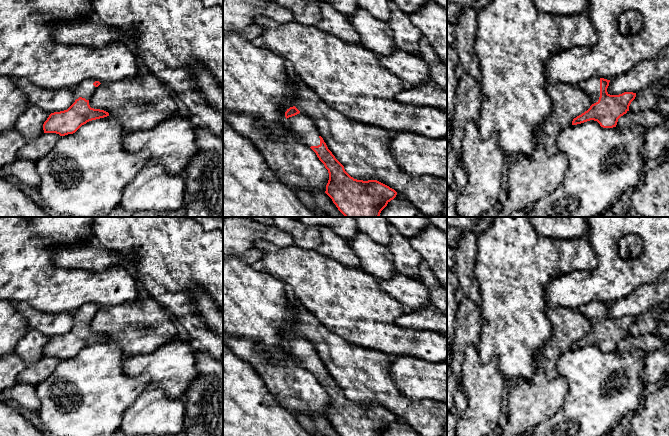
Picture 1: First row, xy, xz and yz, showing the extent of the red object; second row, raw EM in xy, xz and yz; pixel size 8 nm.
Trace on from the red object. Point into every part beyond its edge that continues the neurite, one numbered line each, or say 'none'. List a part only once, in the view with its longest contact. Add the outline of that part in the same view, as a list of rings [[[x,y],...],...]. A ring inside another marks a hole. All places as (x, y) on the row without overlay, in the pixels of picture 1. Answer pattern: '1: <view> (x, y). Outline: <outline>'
1: yz (591, 311). Outline: [[[593,301],[578,307],[576,310],[590,321],[592,328],[598,326],[600,321],[600,302]]]

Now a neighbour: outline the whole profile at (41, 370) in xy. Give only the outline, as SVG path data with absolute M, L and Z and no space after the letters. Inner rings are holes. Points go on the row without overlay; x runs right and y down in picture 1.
M43 357L20 372L17 380L19 383L28 383L36 386L50 376L60 361L56 357Z

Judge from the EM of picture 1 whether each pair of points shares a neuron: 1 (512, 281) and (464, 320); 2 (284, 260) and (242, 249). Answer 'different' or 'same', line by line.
1: different
2: different

